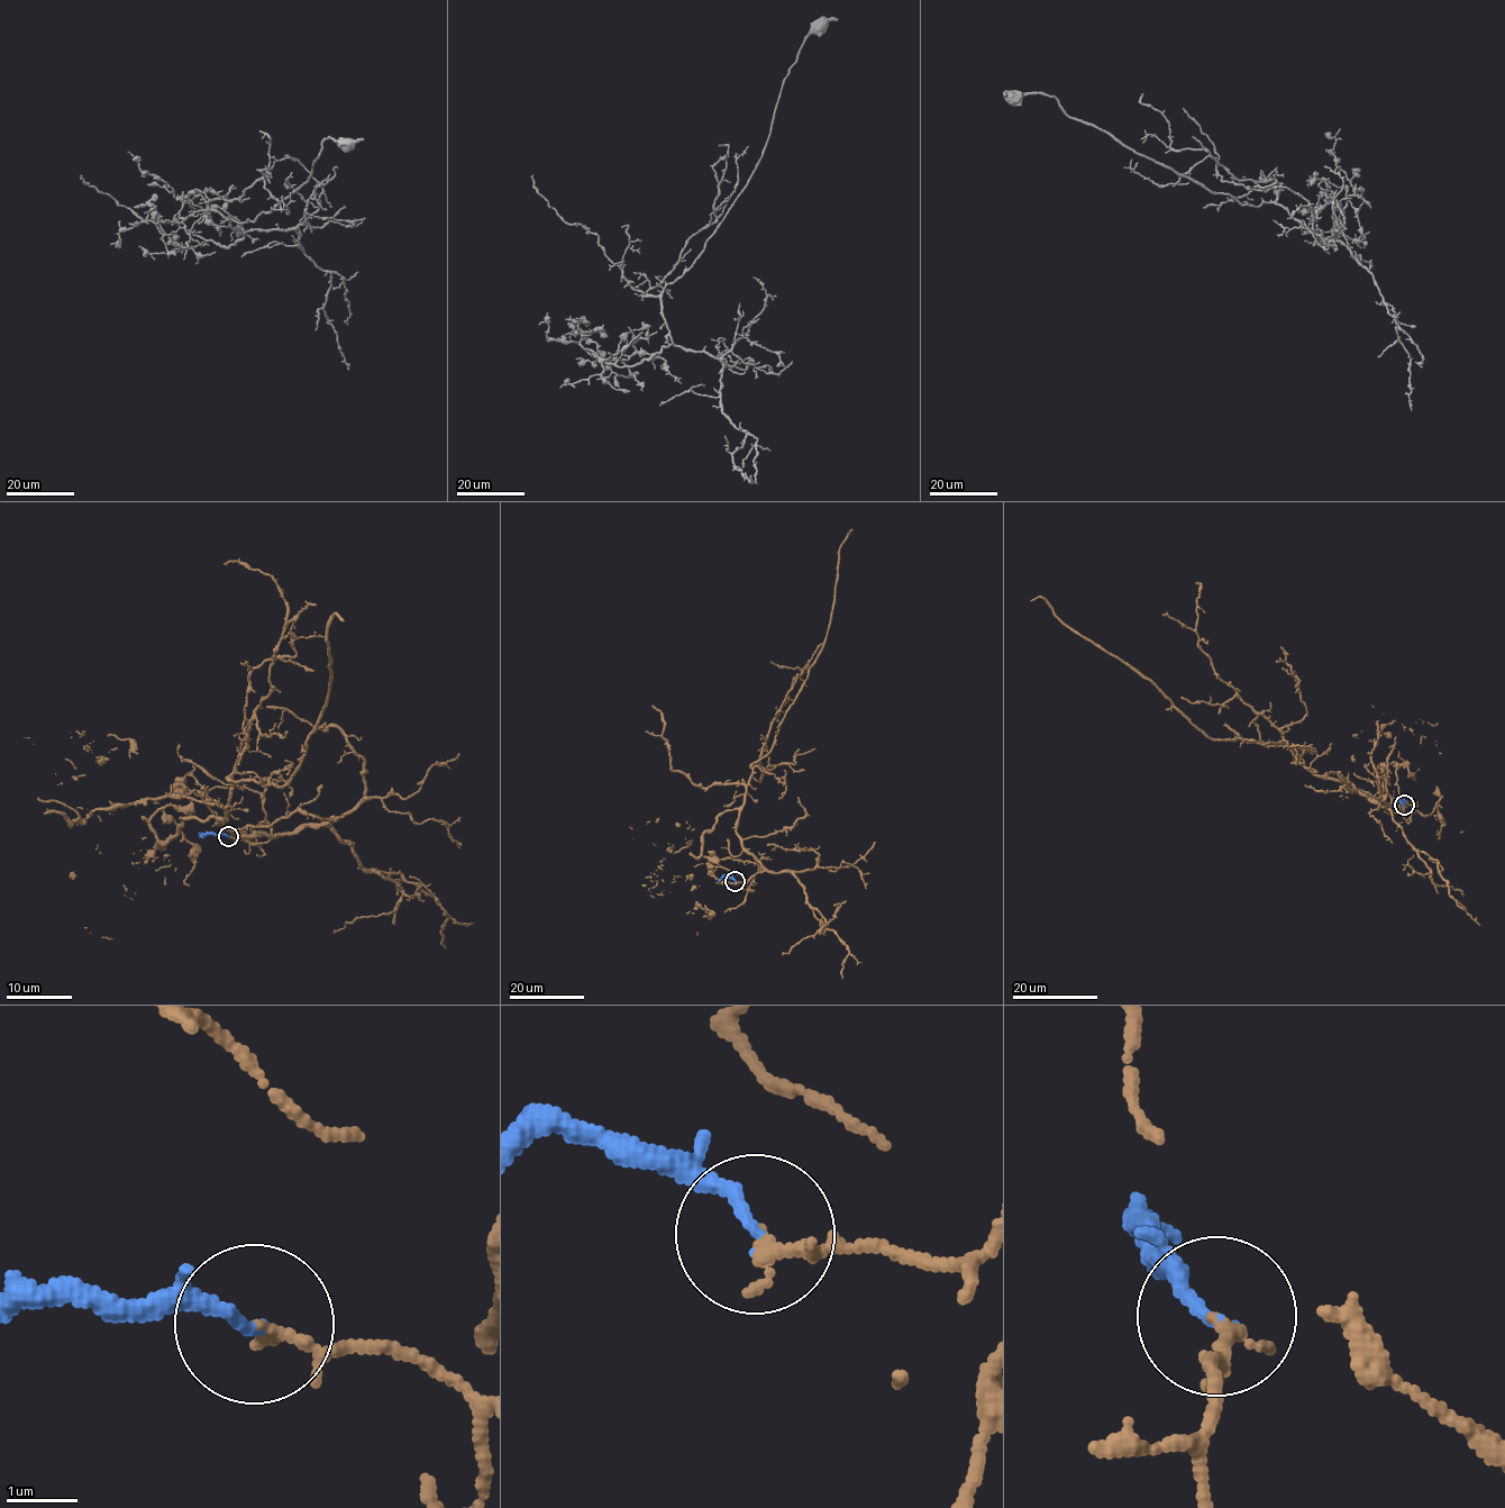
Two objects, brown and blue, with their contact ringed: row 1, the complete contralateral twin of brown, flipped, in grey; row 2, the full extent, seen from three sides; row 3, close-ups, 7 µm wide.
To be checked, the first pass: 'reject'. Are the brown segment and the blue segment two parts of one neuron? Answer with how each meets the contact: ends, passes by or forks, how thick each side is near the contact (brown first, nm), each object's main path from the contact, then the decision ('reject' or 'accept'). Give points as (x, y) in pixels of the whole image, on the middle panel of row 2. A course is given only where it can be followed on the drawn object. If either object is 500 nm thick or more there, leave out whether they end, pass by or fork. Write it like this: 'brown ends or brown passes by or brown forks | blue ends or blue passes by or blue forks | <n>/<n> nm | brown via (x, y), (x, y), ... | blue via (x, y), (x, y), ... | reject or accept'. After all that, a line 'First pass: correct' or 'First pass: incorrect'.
brown passes by | blue ends | 140/180 nm | brown via (736, 881), (764, 870), (742, 846), (737, 821), (751, 768), (769, 751), (826, 641), (839, 551), (853, 529) | blue via (736, 881), (727, 877), (718, 881) | accept
First pass: incorrect

